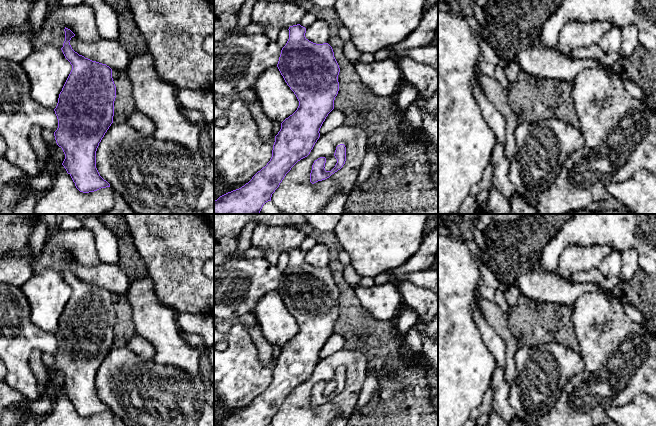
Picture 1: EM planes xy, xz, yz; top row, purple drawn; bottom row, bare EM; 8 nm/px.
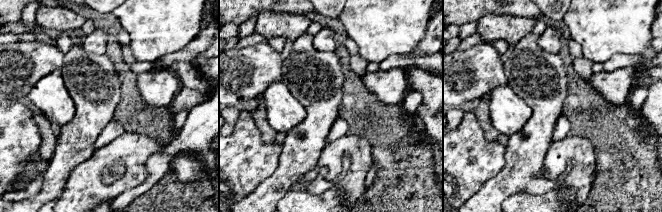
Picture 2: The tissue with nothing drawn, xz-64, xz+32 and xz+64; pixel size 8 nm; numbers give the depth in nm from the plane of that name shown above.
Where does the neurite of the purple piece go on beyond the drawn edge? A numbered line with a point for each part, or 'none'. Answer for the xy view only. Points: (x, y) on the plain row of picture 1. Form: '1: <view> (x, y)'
none

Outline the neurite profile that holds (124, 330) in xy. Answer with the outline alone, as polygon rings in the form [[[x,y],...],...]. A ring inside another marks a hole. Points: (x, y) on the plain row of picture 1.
[[[112,294],[112,302],[116,310],[113,347],[123,347],[137,335],[132,321],[132,307],[126,295]]]

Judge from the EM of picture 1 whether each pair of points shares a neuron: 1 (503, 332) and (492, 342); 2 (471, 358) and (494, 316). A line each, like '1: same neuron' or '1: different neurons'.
1: different neurons
2: different neurons

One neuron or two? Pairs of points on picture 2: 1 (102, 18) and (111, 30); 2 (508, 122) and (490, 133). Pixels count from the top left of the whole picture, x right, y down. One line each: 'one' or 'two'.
1: one
2: two

